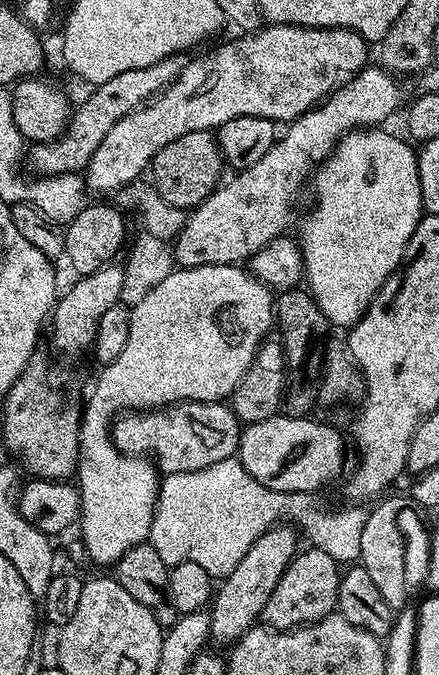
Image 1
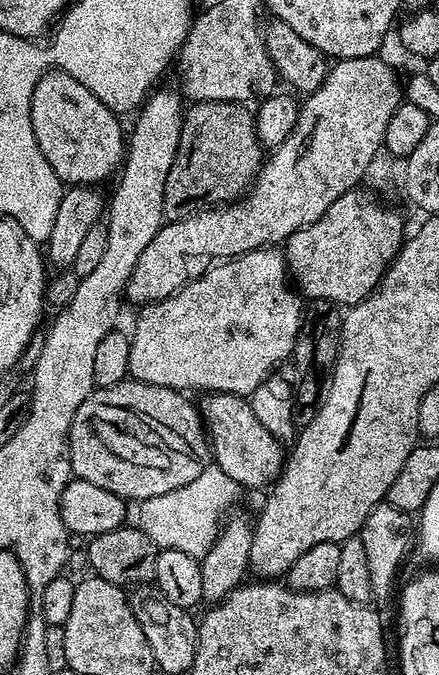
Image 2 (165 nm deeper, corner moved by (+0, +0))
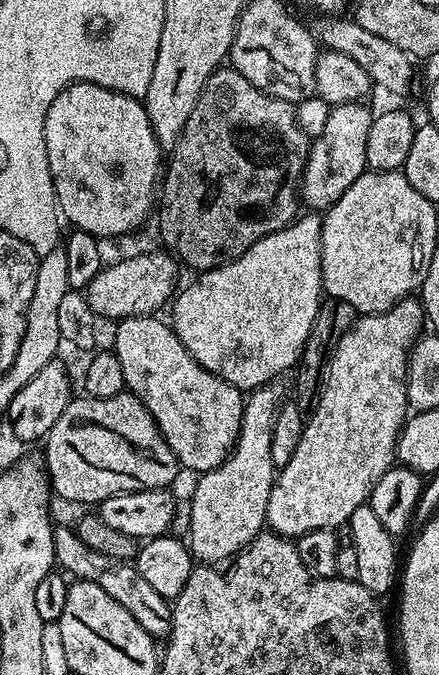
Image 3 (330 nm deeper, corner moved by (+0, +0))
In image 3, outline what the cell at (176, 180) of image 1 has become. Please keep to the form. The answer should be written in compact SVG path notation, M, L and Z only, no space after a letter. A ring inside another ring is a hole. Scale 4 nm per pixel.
M221 66L216 69L216 71L210 74L210 78L206 82L206 86L200 92L200 97L198 98L198 102L194 102L194 110L190 110L190 118L186 118L186 122L184 123L184 129L182 130L182 134L178 138L178 142L176 145L171 148L169 158L166 160L166 171L162 176L162 196L164 192L164 201L159 201L158 204L158 212L160 208L160 236L164 239L163 247L167 249L171 255L175 256L177 261L181 265L189 264L190 267L196 268L195 271L197 273L209 272L211 268L217 268L218 266L222 266L223 264L228 264L234 258L238 258L242 254L246 254L246 250L250 250L250 246L254 246L254 242L258 242L262 238L266 238L266 234L274 234L278 230L282 230L288 224L291 224L293 220L297 219L298 211L296 212L296 200L298 204L298 197L300 196L300 182L304 179L304 167L306 166L306 162L308 161L308 150L310 147L310 137L306 135L306 133L302 130L302 126L298 126L298 122L296 121L296 109L293 107L291 103L287 100L283 100L282 98L274 98L270 94L266 94L262 90L258 90L258 86L254 86L250 82L246 82L246 78L242 78L242 74L238 74L238 70L231 66Z

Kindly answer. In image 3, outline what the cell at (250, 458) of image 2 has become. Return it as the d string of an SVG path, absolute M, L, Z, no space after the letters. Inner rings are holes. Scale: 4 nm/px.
M155 315L135 316L121 320L115 325L114 351L118 363L122 365L124 387L140 399L142 406L146 406L162 438L176 455L177 465L181 469L189 468L190 471L196 472L195 474L203 474L217 468L232 453L238 438L238 430L242 426L246 396L241 389L234 387L220 376L215 376L213 372L200 365L190 354L190 350L182 346L176 331L165 321L163 324L156 319L160 318Z

